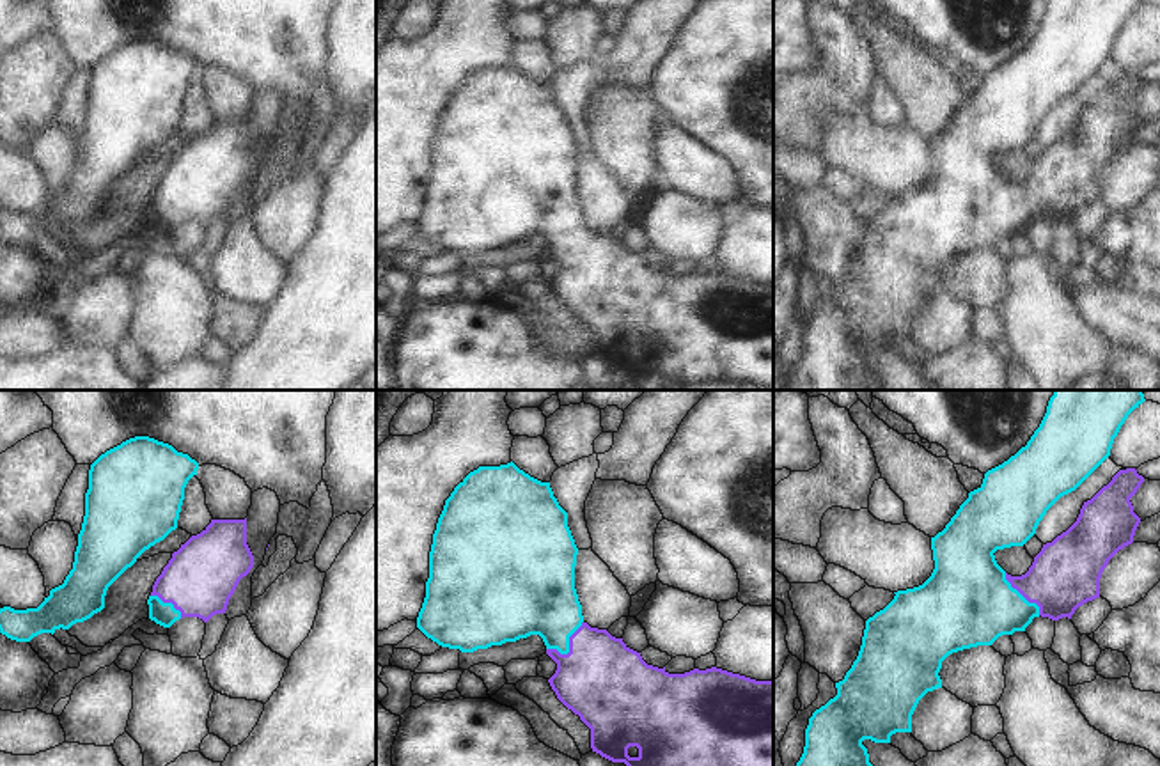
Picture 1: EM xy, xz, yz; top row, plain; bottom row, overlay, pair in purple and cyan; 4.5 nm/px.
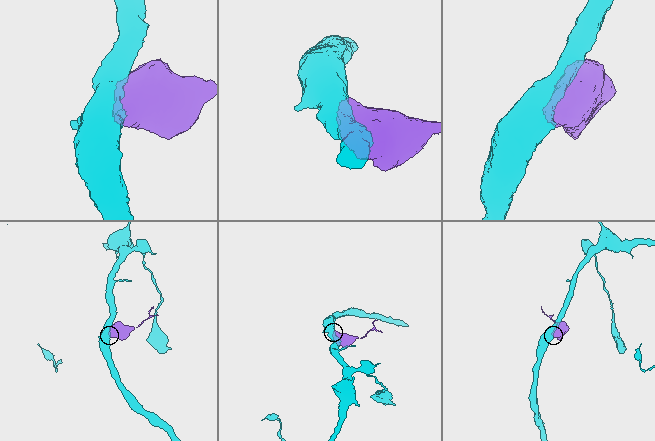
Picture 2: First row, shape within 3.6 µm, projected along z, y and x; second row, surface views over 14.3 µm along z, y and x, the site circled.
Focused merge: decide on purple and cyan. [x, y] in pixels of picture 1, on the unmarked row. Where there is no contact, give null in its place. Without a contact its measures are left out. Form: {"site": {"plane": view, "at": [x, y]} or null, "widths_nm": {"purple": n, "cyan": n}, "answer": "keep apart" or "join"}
{"site": {"plane": "xz", "at": [570, 250]}, "widths_nm": {"purple": 380, "cyan": 300}, "answer": "join"}

